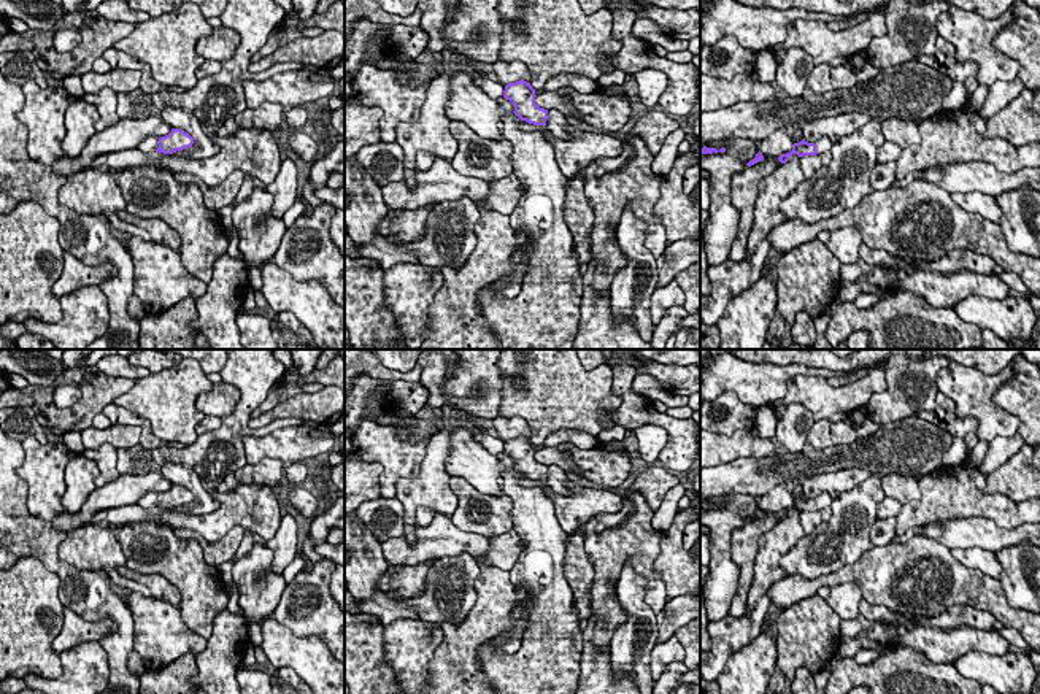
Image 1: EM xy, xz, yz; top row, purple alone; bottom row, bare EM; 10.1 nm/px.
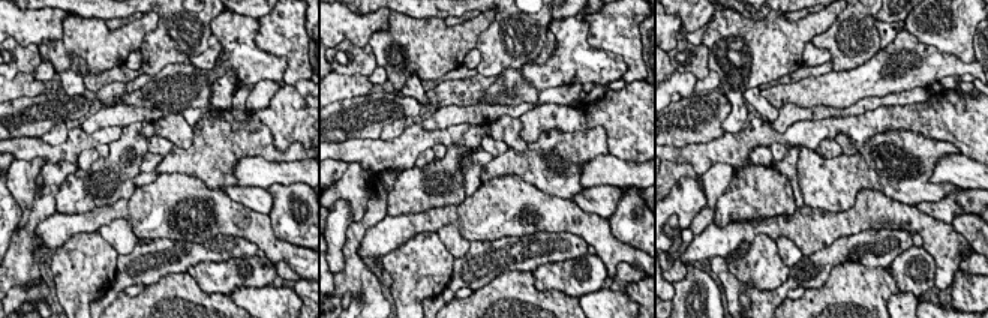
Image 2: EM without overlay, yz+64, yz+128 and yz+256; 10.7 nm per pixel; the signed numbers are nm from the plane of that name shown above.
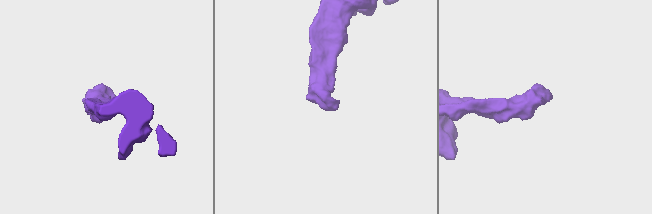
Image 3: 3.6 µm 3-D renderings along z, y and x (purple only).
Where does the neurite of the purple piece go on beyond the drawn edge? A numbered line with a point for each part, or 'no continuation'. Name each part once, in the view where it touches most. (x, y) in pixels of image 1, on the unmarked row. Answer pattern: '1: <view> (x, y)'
1: xy (151, 499)

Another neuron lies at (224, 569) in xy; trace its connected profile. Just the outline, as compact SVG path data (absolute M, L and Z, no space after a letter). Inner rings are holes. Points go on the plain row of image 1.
M245 530L243 540L241 540L235 556L230 561L222 562L218 567L218 572L222 575L222 580L225 583L225 591L227 591L227 586L233 581L232 580L232 567L233 567L233 564L238 559L241 559L252 546L254 546L252 532Z

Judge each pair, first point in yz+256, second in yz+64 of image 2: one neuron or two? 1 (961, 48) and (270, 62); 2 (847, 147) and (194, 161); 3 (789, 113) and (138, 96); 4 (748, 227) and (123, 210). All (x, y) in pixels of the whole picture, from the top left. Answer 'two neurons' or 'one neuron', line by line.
1: two neurons
2: two neurons
3: two neurons
4: one neuron

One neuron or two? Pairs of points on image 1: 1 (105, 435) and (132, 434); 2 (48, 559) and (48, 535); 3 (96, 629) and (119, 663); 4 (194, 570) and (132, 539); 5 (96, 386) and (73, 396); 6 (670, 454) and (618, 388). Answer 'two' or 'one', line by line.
1: one
2: one
3: two
4: one
5: two
6: one

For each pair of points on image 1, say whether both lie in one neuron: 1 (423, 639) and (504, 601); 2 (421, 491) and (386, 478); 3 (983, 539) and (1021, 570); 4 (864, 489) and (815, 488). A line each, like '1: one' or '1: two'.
1: two
2: two
3: two
4: two

